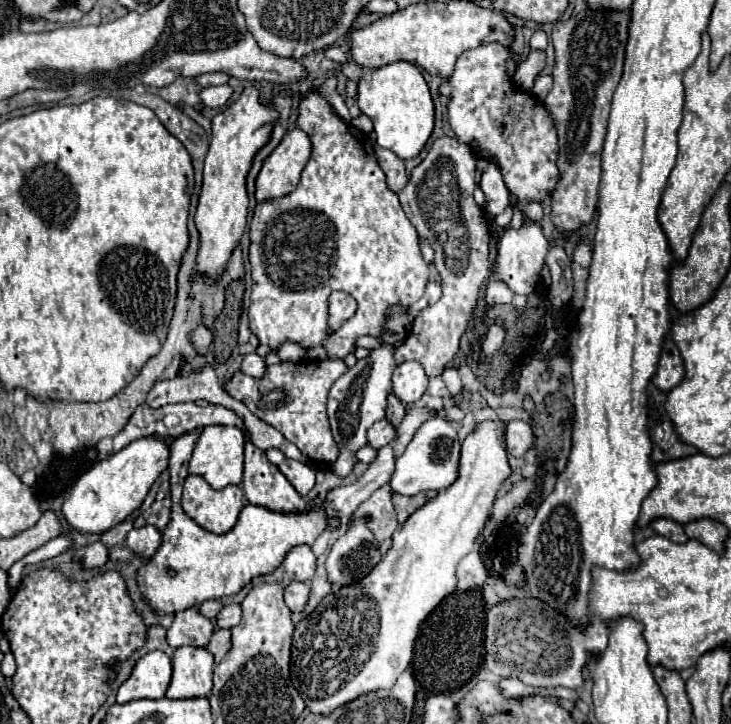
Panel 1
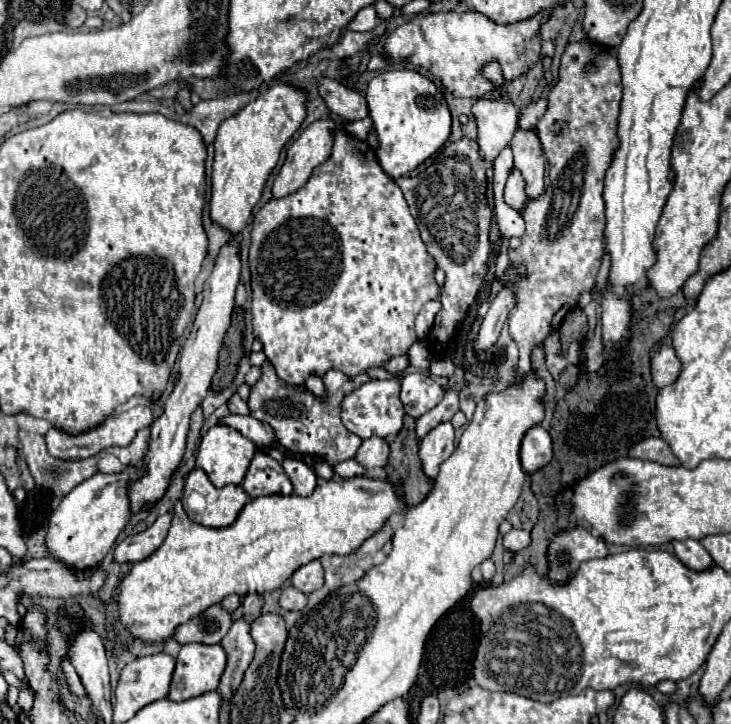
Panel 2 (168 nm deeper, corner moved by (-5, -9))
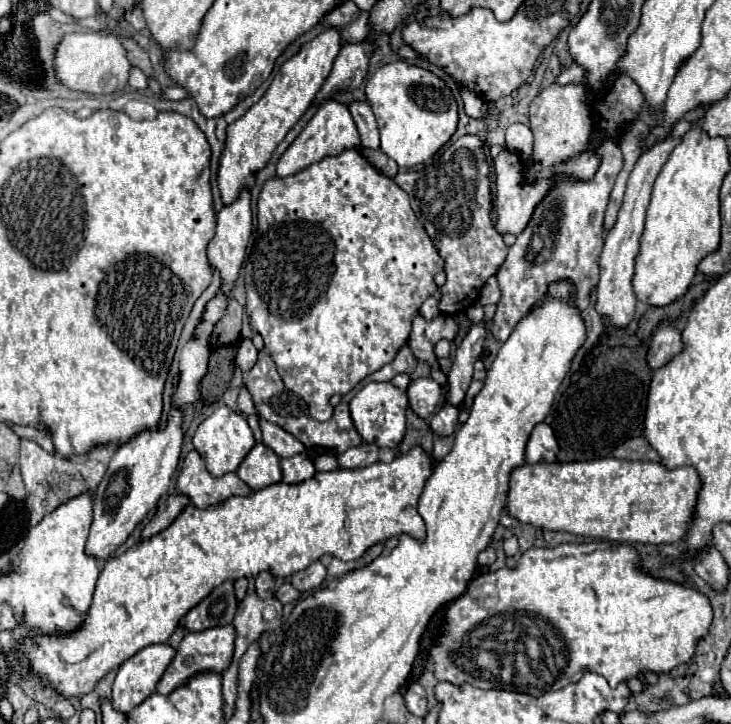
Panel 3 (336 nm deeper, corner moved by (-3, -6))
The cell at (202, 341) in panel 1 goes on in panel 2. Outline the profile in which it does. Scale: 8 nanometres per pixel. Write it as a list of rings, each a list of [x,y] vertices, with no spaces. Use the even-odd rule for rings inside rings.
[[[236,244],[222,246],[218,256],[216,256],[212,274],[208,276],[208,280],[204,284],[204,300],[196,312],[192,332],[182,348],[178,382],[166,400],[162,416],[158,420],[154,420],[154,424],[150,426],[150,440],[148,440],[146,454],[142,458],[144,460],[142,462],[144,464],[142,474],[136,482],[128,484],[128,498],[130,498],[132,514],[146,510],[150,504],[156,504],[166,494],[166,488],[170,484],[170,476],[178,468],[178,464],[184,456],[190,416],[202,404],[202,400],[210,388],[210,380],[216,372],[218,352],[222,348],[222,338],[230,326],[230,316],[234,310],[234,292],[236,292],[236,286],[240,282],[240,270],[242,270],[240,246],[236,246]]]

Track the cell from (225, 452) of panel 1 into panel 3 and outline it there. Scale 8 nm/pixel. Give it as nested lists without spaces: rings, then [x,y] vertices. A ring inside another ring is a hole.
[[[220,407],[198,425],[198,429],[194,433],[194,447],[200,453],[200,457],[206,461],[210,475],[222,477],[222,475],[238,469],[242,459],[254,447],[254,435],[252,435],[252,429],[248,427],[248,423],[242,415],[234,413],[228,407]]]

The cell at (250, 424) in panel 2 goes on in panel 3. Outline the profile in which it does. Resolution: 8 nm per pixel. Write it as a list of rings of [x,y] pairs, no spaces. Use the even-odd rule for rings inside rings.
[[[260,419],[260,429],[262,429],[264,445],[270,447],[278,457],[290,457],[290,455],[304,453],[304,445],[298,443],[298,439],[294,439],[290,433],[286,433],[276,423]]]

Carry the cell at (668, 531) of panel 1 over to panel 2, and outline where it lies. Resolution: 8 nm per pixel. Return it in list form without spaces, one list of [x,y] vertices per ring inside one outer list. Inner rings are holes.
[[[682,540],[682,542],[672,542],[674,546],[674,554],[678,556],[678,560],[688,566],[690,570],[708,570],[714,566],[712,556],[706,552],[706,548],[698,542],[698,540]]]

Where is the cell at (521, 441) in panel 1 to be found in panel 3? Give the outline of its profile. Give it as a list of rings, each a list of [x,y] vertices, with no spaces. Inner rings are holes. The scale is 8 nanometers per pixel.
[[[538,423],[526,445],[526,463],[552,463],[556,461],[558,443],[546,423]]]

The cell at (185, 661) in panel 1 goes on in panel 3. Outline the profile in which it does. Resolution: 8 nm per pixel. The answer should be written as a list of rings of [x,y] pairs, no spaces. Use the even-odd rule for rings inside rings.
[[[232,625],[214,627],[214,629],[206,629],[206,631],[198,631],[198,633],[186,633],[178,651],[176,651],[176,657],[168,665],[164,677],[158,681],[156,691],[160,695],[170,695],[170,691],[178,689],[178,683],[186,683],[186,679],[190,679],[190,675],[194,675],[194,671],[218,671],[218,673],[222,673],[232,661],[234,637],[236,637],[236,633],[234,633]]]

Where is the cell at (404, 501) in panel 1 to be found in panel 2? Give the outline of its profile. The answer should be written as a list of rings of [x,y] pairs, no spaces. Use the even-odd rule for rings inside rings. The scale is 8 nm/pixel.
[[[404,416],[404,430],[390,442],[390,458],[386,464],[388,480],[402,480],[402,492],[408,506],[420,504],[432,488],[430,478],[422,470],[422,460],[418,456],[420,440],[414,428],[416,420]]]

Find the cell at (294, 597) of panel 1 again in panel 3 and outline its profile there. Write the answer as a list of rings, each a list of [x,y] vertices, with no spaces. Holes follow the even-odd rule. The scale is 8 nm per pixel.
[[[288,581],[276,591],[276,599],[280,601],[280,603],[290,603],[290,601],[298,601],[300,599],[300,591],[298,589],[294,589]]]

